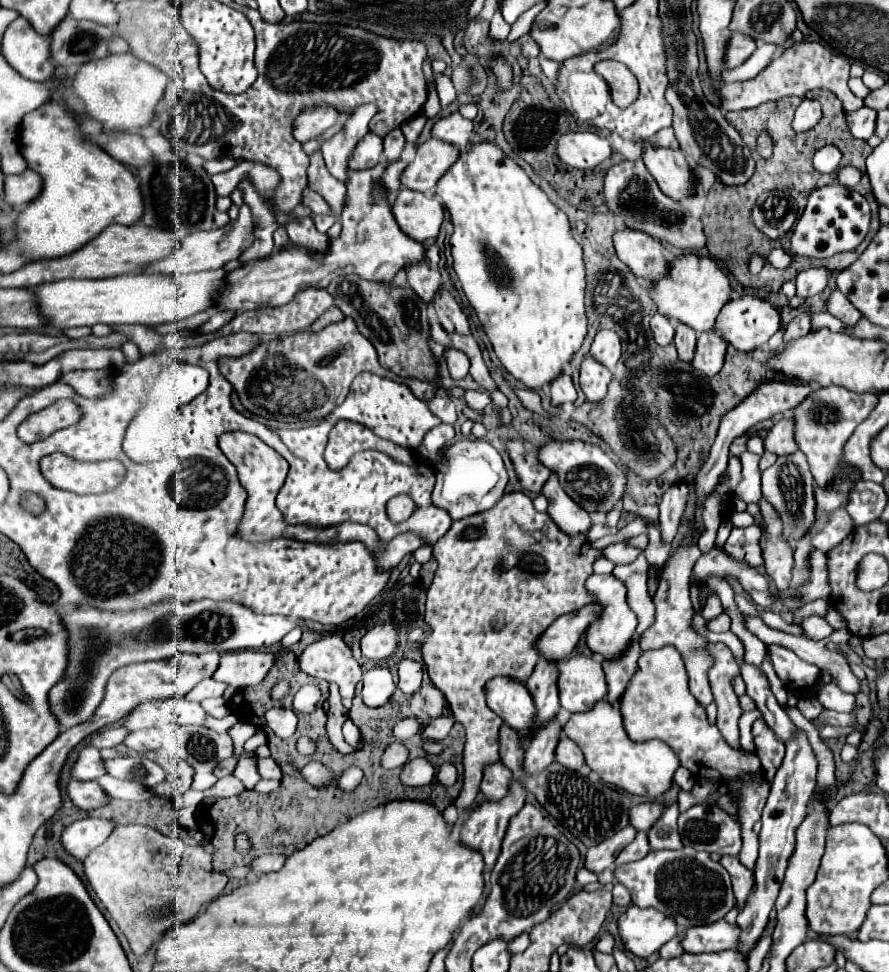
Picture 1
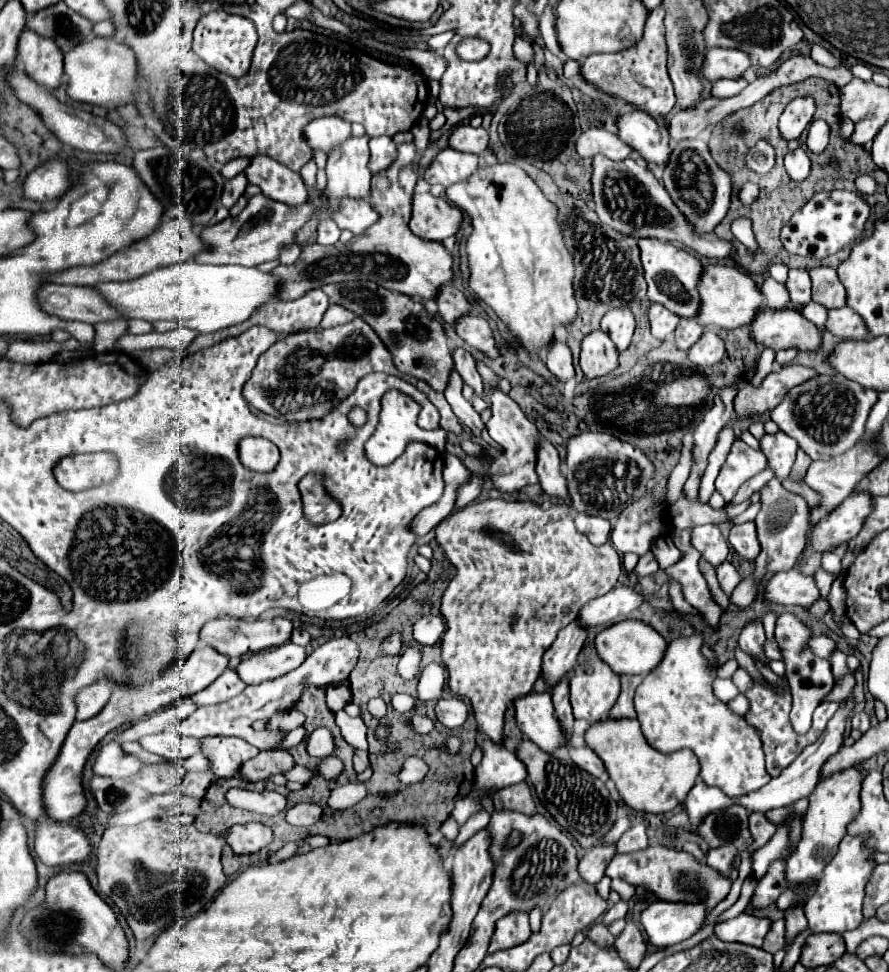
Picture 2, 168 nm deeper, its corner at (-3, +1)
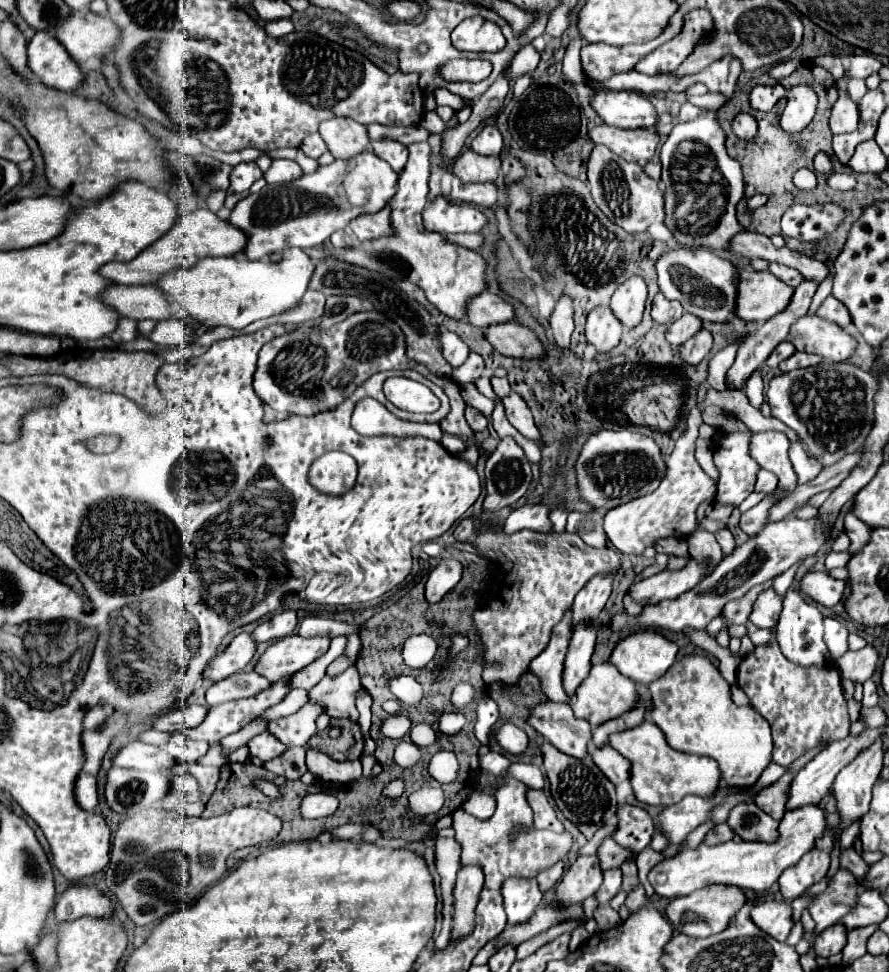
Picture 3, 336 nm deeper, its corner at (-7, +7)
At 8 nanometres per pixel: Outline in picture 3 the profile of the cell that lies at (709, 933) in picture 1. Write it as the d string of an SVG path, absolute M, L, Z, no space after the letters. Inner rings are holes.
M763 900L755 904L749 912L753 924L761 928L765 934L773 936L779 942L785 942L789 930L793 928L791 920L791 906L779 900Z

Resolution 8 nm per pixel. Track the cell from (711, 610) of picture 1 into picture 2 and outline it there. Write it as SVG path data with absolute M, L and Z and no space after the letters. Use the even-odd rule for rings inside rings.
M729 560L717 564L717 566L715 566L715 572L717 572L717 580L719 580L721 588L723 588L727 594L731 594L733 588L741 582L741 574L735 570L735 566L733 566Z

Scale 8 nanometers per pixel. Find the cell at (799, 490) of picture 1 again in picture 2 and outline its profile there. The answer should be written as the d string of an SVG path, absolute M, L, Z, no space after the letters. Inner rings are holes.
M799 448L799 450L797 450L797 460L795 460L795 464L793 464L793 474L791 474L791 478L793 478L793 480L801 480L801 474L809 468L809 464L811 464L811 458Z

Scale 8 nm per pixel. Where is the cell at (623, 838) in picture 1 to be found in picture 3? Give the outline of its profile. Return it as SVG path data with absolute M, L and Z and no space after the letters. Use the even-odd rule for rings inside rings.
M579 856L561 878L555 890L555 898L563 906L583 902L585 898L597 892L601 882L603 880L601 880L601 868L597 864L597 856Z

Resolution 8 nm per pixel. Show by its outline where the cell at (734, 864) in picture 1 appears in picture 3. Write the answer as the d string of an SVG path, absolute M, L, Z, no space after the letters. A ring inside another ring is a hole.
M717 824L711 832L707 832L703 844L709 844L709 846L715 846L715 844L723 844L723 842L729 842L733 838L733 830L727 826L727 824Z

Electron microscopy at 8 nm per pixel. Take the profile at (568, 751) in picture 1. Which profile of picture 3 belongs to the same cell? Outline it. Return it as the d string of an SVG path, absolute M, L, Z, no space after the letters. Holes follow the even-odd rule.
M611 746L605 748L593 748L589 750L589 756L593 758L593 762L597 764L597 768L613 782L619 784L623 780L629 778L629 762L617 754Z

